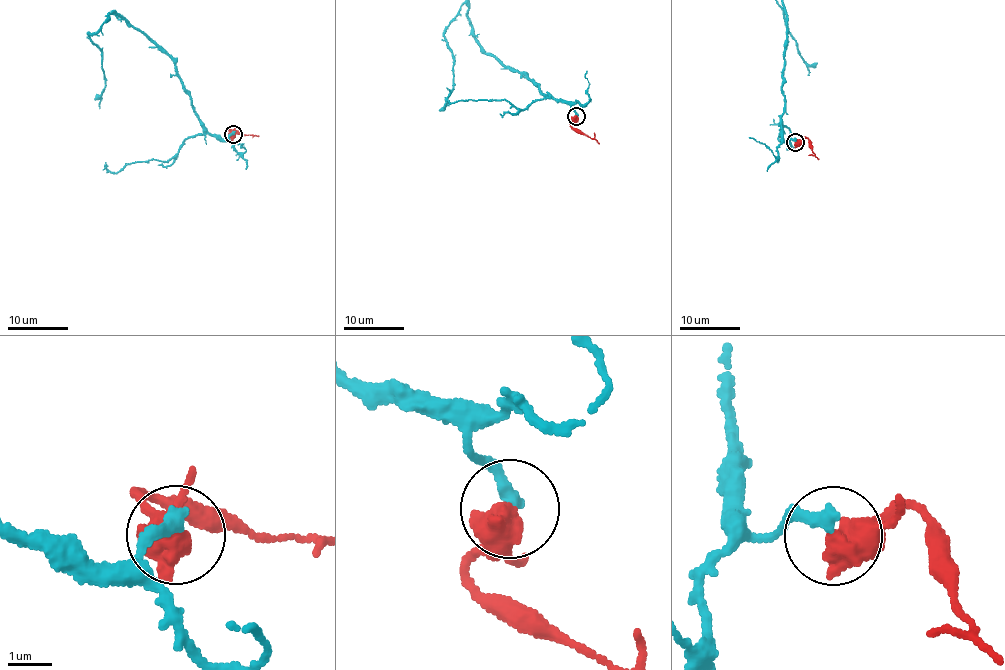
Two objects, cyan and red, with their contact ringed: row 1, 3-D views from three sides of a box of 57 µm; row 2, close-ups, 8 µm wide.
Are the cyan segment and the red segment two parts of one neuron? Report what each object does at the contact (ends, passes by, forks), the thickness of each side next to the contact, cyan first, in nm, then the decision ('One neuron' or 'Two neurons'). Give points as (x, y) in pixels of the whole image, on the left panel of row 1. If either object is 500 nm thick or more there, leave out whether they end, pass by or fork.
Thickness 320 nm (cyan) against 500 nm. Two neurons

